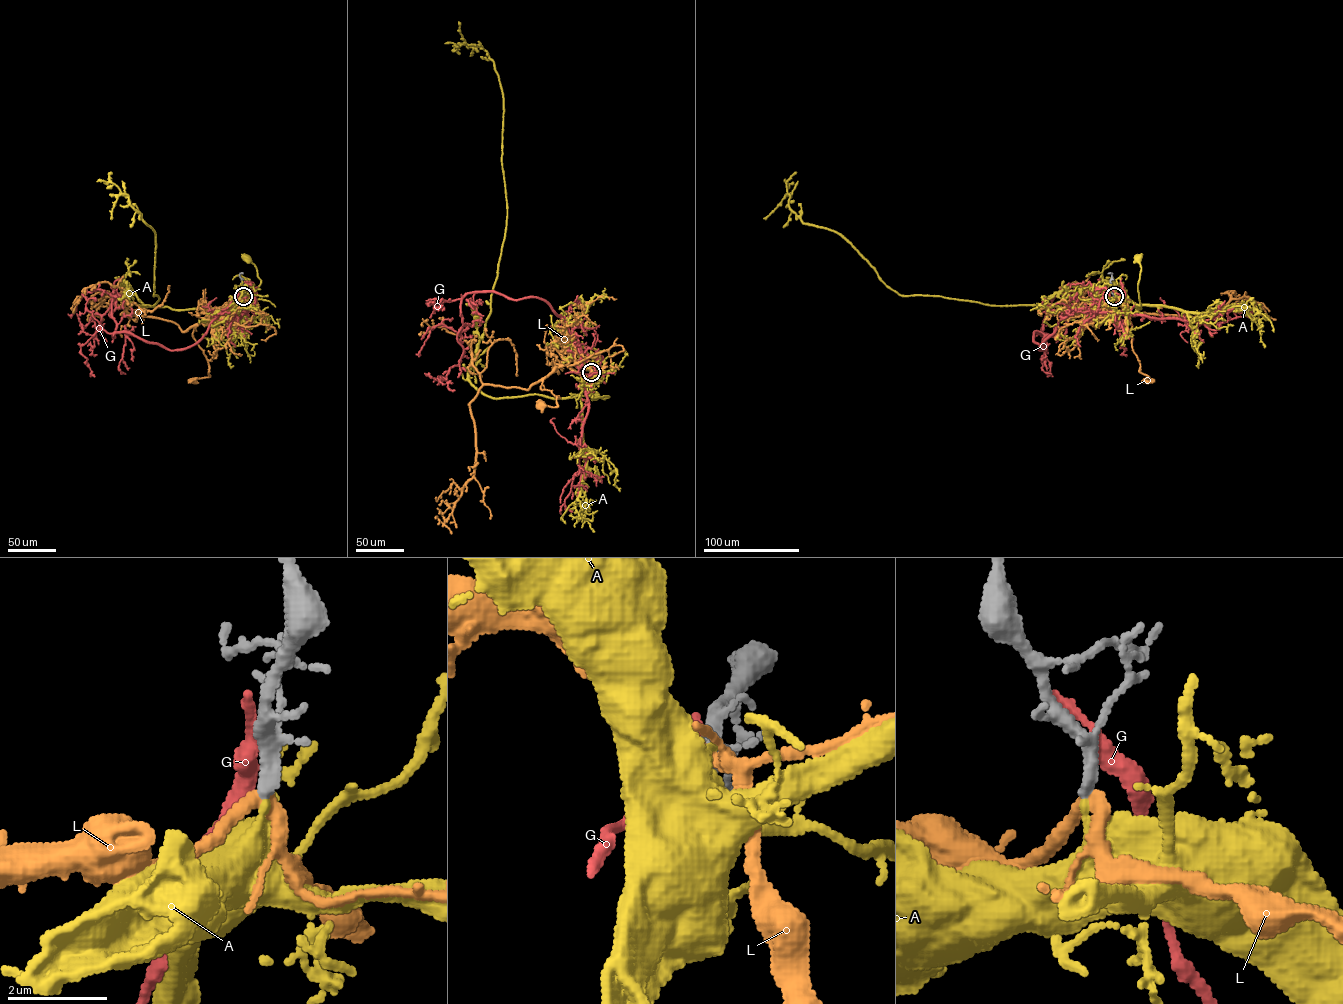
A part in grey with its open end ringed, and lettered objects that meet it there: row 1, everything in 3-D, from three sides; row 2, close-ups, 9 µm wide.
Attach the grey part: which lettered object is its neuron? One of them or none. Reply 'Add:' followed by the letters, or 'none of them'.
Add: A

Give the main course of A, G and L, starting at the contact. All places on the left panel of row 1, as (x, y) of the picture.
A: (243, 296), (239, 304), (233, 306), (244, 305), (261, 282), (256, 267), (247, 257)
G: (243, 295), (174, 350), (112, 336), (111, 300), (97, 327), (76, 314)
L: (243, 296), (230, 301), (193, 329), (192, 337), (207, 360), (210, 376), (195, 380)

